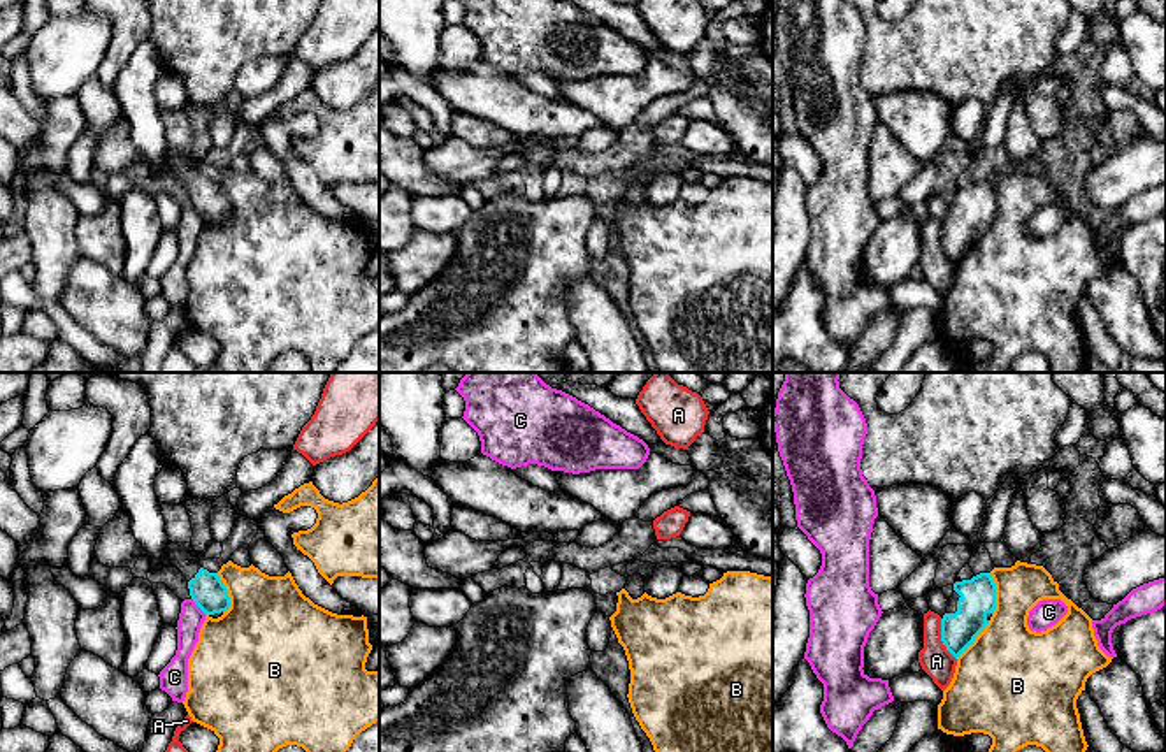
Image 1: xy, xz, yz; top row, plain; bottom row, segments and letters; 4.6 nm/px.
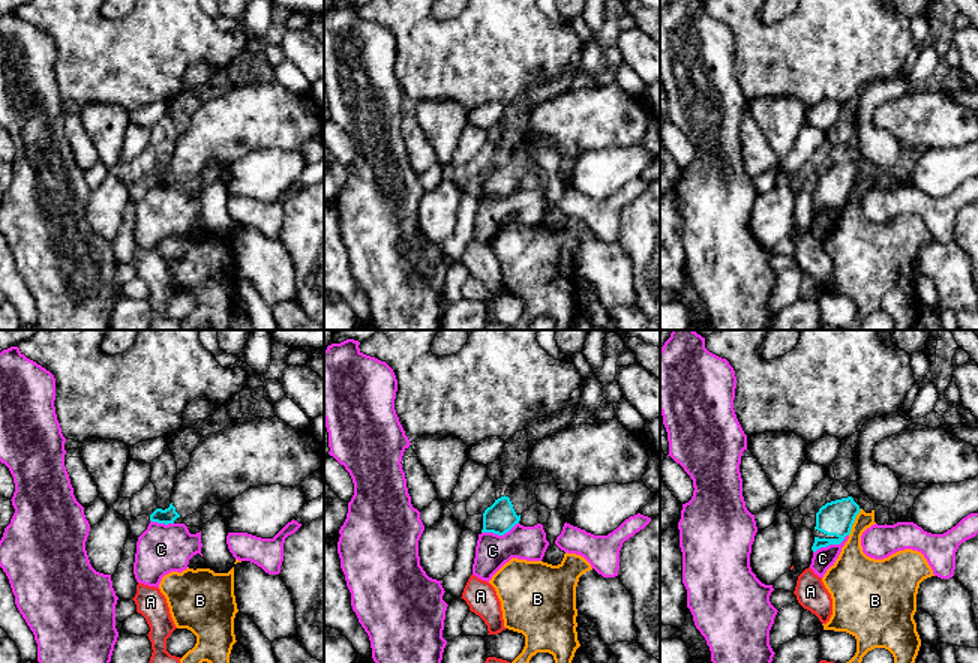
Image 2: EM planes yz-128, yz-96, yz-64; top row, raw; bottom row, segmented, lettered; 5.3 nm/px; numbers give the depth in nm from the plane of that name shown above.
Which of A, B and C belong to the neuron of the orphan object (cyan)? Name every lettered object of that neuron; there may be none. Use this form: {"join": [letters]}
{"join": []}

